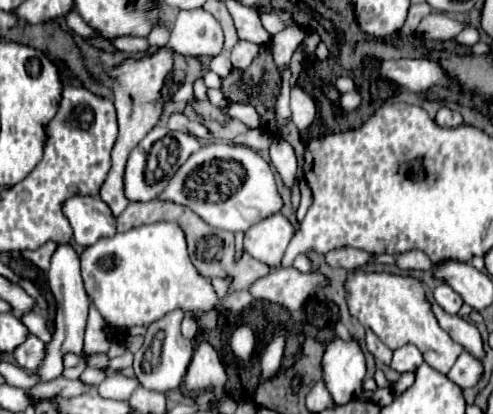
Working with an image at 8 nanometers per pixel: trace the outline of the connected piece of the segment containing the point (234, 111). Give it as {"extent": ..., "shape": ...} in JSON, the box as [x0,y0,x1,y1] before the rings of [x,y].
{"extent":[224,104,262,130],"shape":[[[232,104],[230,108],[224,108],[224,112],[226,112],[228,116],[232,116],[232,118],[242,120],[250,130],[256,130],[256,128],[260,128],[260,124],[262,124],[260,114],[258,114],[256,108],[250,106],[250,104]]]}

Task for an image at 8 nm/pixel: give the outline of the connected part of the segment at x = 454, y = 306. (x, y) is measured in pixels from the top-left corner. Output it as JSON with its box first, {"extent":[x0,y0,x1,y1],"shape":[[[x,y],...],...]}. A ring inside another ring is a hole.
{"extent":[434,284,464,314],"shape":[[[440,284],[434,290],[434,298],[436,302],[448,312],[448,314],[458,314],[458,310],[462,308],[464,300],[460,300],[460,294],[456,294],[448,284]]]}

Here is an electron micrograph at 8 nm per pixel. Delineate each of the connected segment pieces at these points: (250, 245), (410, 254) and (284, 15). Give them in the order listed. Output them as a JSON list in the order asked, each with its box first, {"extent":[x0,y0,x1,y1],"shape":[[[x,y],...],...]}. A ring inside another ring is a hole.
[{"extent":[244,214,296,268],"shape":[[[274,214],[254,224],[244,234],[244,250],[270,268],[280,268],[284,252],[294,234],[296,228],[288,222],[288,218],[282,214]]]},{"extent":[396,250,430,270],"shape":[[[408,250],[396,256],[396,266],[400,270],[428,270],[430,268],[430,258],[420,252],[420,250]]]},{"extent":[260,10,292,36],"shape":[[[272,10],[270,14],[262,14],[262,16],[260,16],[260,20],[262,20],[264,28],[274,36],[276,32],[280,32],[280,30],[286,26],[286,22],[290,22],[290,20],[292,20],[292,16],[290,16],[288,12]]]}]

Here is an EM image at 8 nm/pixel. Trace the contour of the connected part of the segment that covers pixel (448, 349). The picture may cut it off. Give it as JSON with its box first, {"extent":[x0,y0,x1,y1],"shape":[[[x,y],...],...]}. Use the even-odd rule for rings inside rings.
{"extent":[348,272,464,374],"shape":[[[358,272],[356,276],[350,274],[348,278],[348,306],[350,312],[366,326],[376,332],[376,336],[390,348],[396,350],[404,344],[414,344],[424,354],[424,360],[438,372],[446,374],[458,356],[464,352],[460,344],[456,344],[448,332],[444,332],[432,310],[430,304],[424,300],[424,286],[416,278],[406,276],[392,276],[392,274],[364,274]]]}

